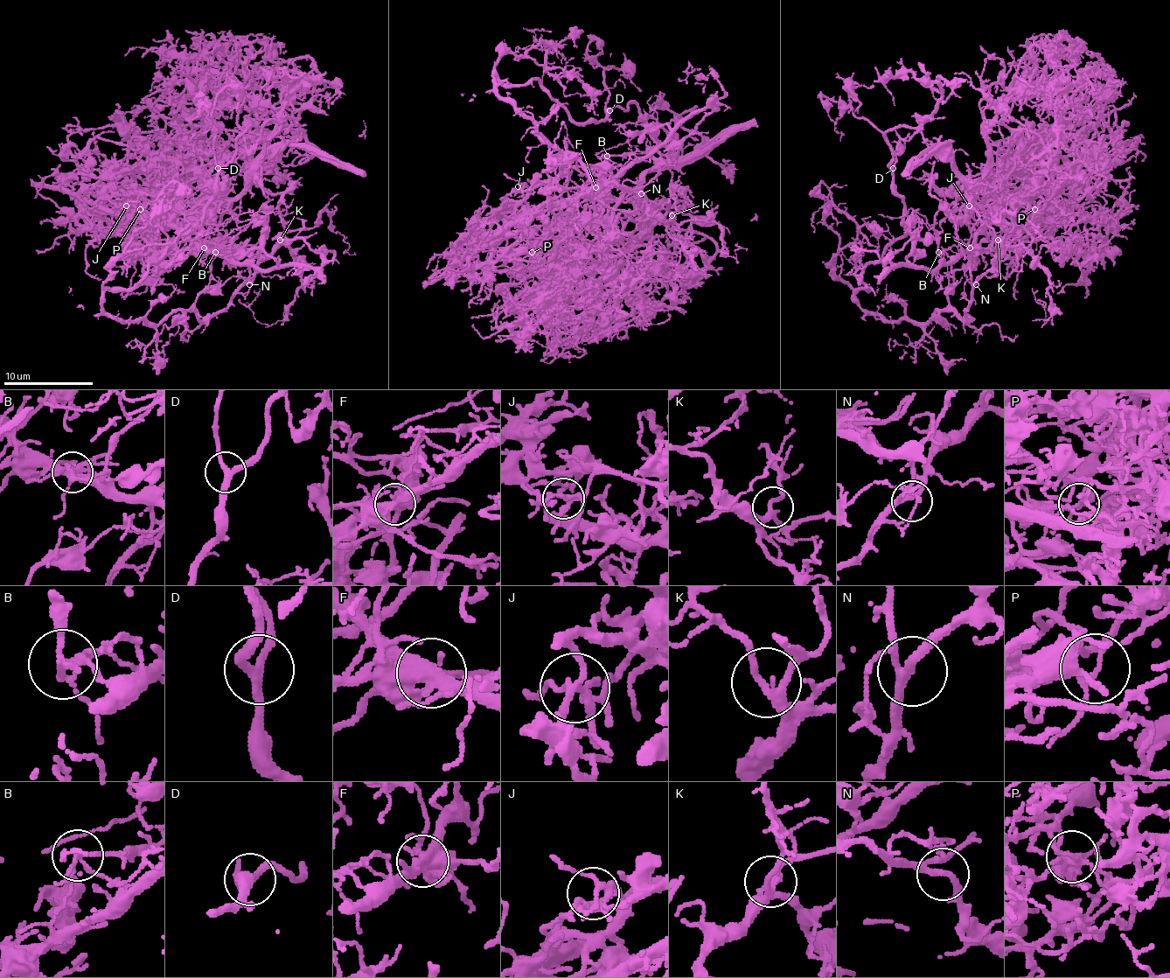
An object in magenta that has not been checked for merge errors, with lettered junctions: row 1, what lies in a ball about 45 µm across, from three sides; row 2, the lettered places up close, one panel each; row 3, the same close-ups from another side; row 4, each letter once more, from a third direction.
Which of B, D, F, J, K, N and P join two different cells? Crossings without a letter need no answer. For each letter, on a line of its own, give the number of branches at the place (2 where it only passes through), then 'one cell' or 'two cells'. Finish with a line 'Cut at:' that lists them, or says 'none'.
B: 5 branches meet; two cells
D: 3 branches meet; one cell
F: 4 branches meet; two cells
J: 4 branches meet; one cell
K: 3 branches meet; one cell
N: 3 branches meet; one cell
P: 3 branches meet; two cells
Cut at: B, F, P

